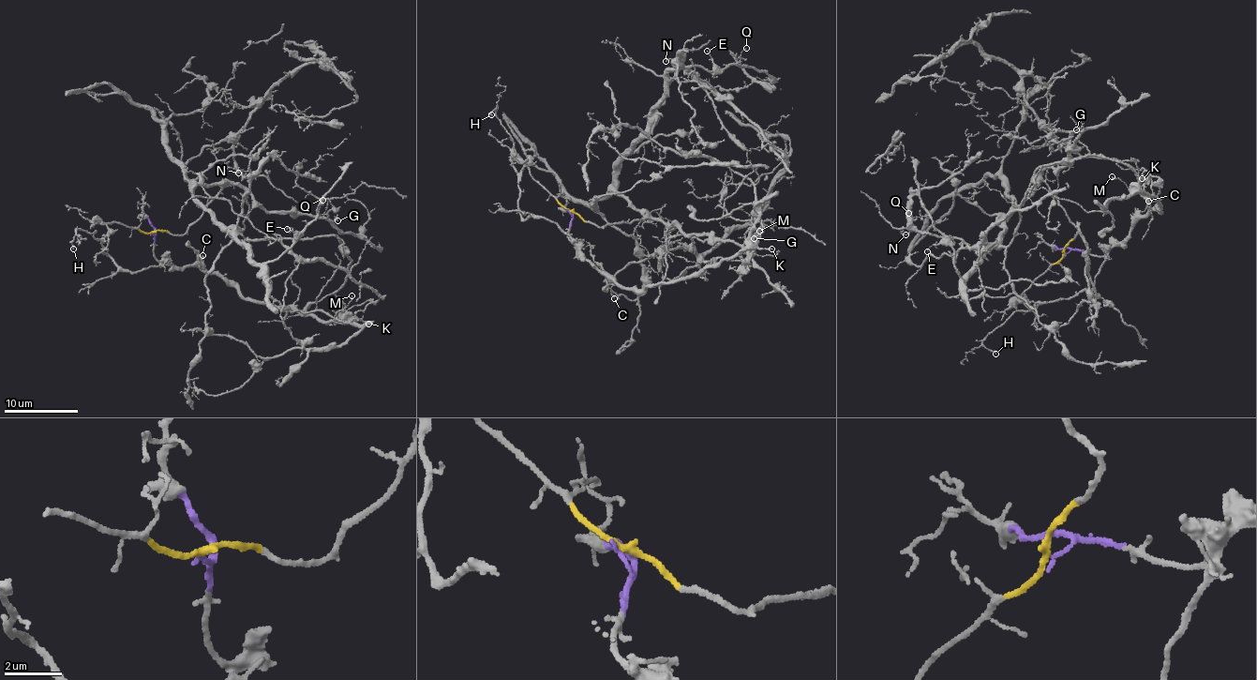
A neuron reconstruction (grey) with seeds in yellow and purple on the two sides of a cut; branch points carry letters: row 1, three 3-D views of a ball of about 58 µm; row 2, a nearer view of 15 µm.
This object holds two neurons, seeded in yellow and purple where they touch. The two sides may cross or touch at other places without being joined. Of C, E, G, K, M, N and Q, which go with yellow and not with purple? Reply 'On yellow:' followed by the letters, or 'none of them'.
On yellow: E, G, N, Q

